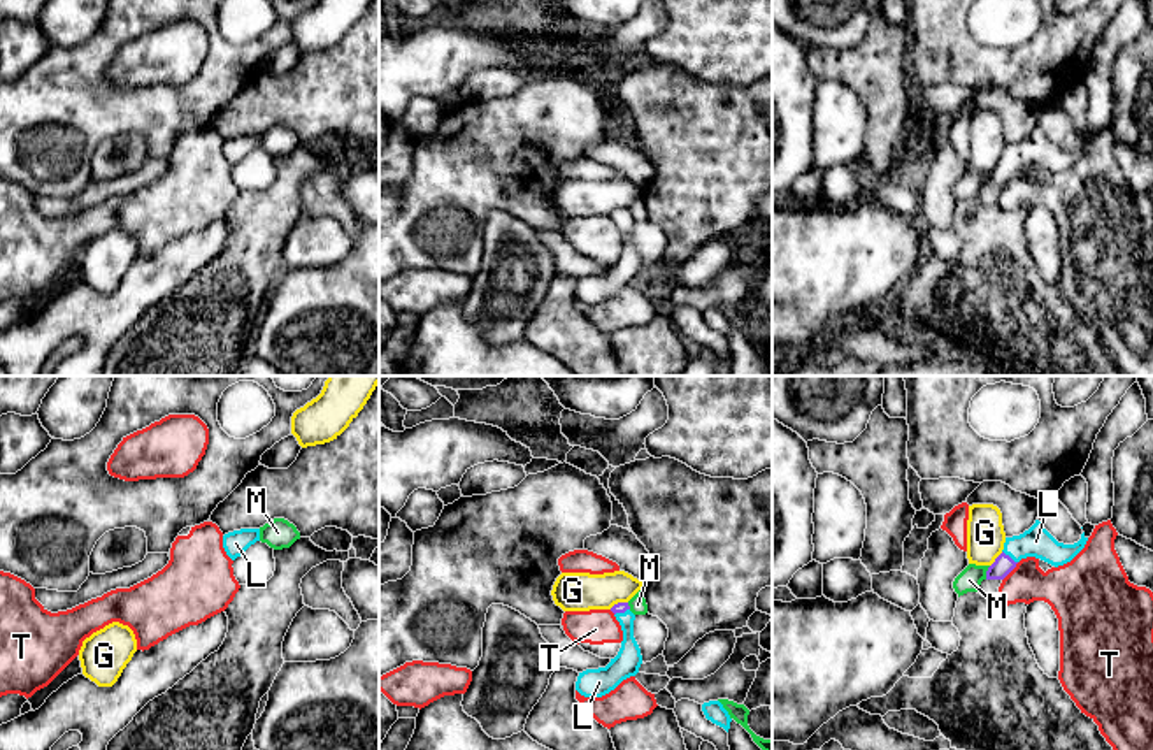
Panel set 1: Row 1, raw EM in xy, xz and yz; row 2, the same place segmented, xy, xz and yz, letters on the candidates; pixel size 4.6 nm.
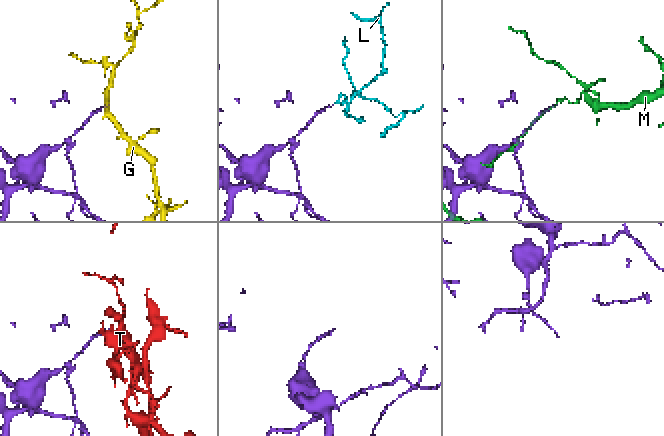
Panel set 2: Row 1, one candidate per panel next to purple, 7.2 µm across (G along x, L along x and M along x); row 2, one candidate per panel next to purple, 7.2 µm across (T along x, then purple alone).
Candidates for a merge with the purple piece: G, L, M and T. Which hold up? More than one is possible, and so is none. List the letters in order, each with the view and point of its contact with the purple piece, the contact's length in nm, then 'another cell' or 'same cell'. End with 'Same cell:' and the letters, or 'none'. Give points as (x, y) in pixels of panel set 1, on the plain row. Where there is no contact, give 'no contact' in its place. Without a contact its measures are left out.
G: contact yz (995, 165); length 90 nm; another cell
L: contact yz (1008, 162); length 90 nm; same cell
M: contact yz (987, 180); length 70 nm; another cell
T: contact yz (1011, 176); length 120 nm; another cell
Same cell: L

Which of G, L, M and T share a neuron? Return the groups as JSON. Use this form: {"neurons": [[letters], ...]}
{"neurons": [["G"], ["L"], ["M"], ["T"]]}

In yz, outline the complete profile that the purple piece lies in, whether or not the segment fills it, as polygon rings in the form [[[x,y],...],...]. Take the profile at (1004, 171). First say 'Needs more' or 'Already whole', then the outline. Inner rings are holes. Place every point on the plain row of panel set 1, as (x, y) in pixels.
Needs more. [[[1035,130],[1020,142],[1006,144],[1002,160],[986,177],[986,186],[1004,186],[1021,165],[1035,163],[1055,174],[1071,169],[1086,151],[1085,139],[1074,151],[1058,149],[1044,132]]]

